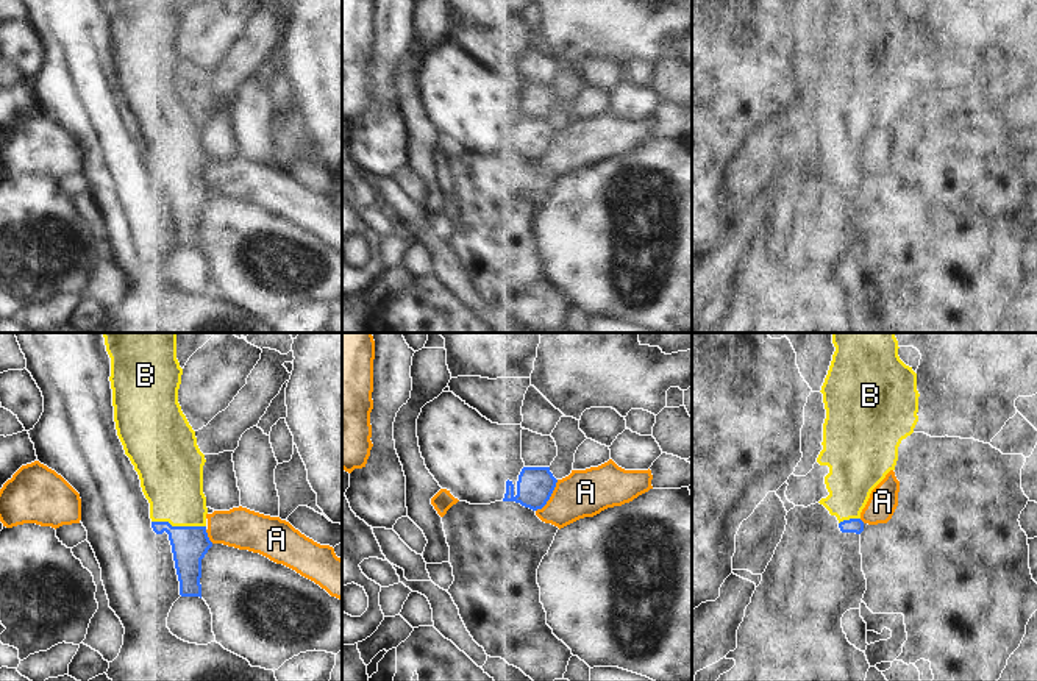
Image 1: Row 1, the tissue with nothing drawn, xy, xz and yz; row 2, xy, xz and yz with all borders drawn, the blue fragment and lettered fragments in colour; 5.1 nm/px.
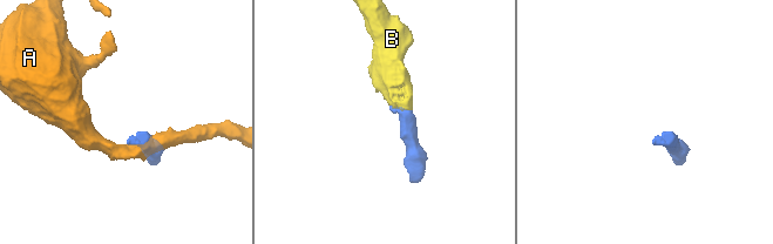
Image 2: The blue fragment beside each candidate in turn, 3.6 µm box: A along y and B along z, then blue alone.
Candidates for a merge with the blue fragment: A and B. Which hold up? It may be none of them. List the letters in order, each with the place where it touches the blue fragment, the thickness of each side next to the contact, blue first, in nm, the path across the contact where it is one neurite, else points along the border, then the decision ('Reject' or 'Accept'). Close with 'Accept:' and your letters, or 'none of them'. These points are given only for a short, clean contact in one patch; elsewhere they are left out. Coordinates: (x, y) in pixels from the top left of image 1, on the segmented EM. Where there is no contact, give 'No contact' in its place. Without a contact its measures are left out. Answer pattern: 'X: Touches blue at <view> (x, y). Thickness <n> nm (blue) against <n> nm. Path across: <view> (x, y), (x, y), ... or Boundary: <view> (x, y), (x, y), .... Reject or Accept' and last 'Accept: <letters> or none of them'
A: Touches blue at xz (550, 495). Thickness 190 nm (blue) against 240 nm. Boundary: xz (558, 480), (550, 499), (536, 511). Reject
B: Touches blue at xy (178, 527). Thickness 190 nm (blue) against 320 nm. Path across: xy (189, 544), (188, 536), (178, 527), (178, 506), (172, 480). Accept
Accept: B.

